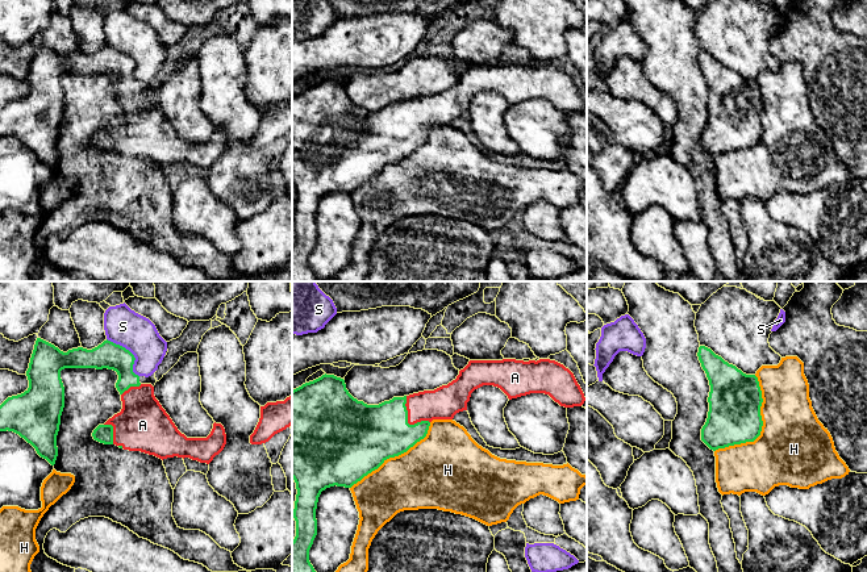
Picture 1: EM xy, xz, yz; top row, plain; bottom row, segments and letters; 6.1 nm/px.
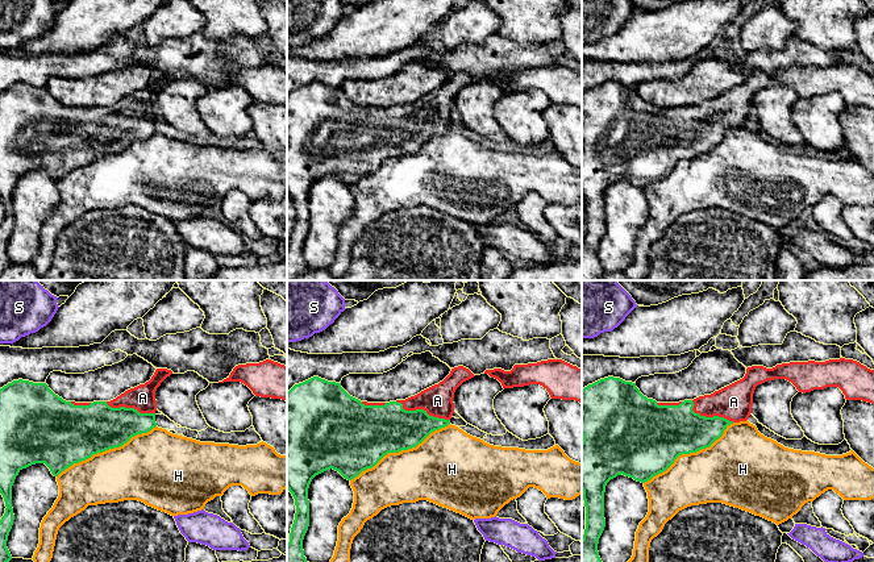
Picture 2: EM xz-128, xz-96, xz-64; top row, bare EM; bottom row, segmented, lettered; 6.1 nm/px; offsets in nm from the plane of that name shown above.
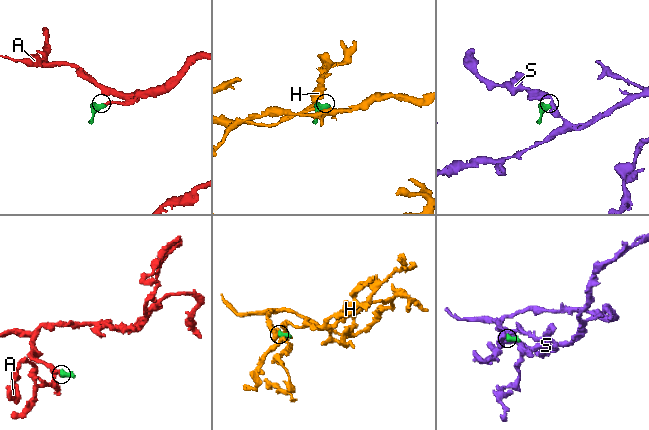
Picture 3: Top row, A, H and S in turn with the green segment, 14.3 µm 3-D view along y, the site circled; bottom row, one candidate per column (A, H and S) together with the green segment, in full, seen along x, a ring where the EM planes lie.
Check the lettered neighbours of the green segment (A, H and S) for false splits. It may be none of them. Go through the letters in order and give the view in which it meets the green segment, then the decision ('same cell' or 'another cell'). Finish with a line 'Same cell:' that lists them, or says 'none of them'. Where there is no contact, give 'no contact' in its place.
A: xz | same cell
H: yz | another cell
S: xy | another cell
Same cell: A

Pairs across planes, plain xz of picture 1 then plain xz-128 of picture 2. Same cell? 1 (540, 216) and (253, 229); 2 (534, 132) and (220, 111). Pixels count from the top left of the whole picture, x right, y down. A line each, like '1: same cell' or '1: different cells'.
1: same cell
2: same cell

